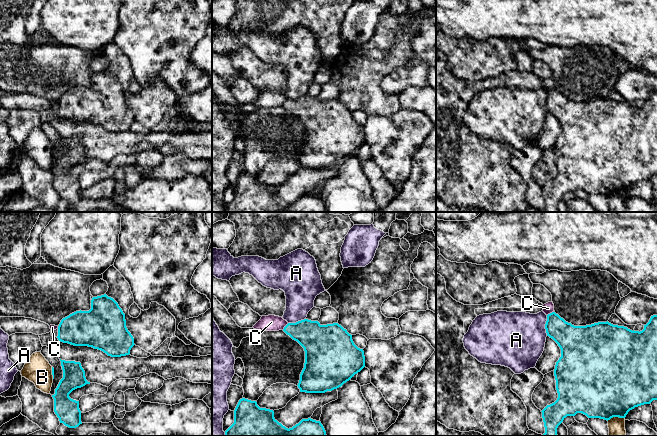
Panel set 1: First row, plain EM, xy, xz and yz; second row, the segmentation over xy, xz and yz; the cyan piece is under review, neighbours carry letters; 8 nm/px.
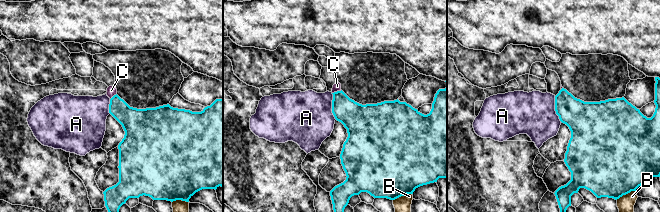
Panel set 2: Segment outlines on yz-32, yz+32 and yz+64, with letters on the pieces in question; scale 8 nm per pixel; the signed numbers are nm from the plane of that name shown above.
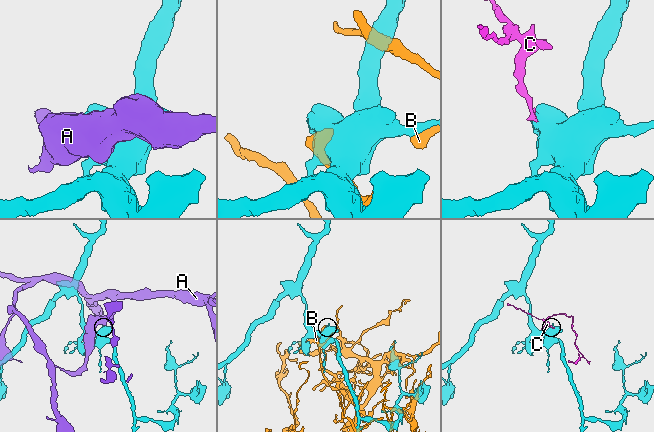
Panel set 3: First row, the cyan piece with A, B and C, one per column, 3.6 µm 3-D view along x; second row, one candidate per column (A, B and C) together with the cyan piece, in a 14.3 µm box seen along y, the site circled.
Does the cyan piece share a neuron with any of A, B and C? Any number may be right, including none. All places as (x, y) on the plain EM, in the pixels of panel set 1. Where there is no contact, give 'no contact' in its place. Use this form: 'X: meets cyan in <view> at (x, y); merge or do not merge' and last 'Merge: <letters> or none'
A: meets cyan in yz at (545, 101); do not merge
B: meets cyan in yz at (615, 192); do not merge
C: meets cyan in yz at (550, 89); do not merge
Merge: none

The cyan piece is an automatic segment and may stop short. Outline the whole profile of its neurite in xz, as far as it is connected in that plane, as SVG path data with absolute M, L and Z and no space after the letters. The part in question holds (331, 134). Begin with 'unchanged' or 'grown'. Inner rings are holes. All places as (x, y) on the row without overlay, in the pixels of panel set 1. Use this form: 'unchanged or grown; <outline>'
unchanged; M304 95L288 99L283 107L297 117L305 127L304 144L300 150L300 168L325 169L341 163L365 143L363 125L358 124L352 111L338 99L321 101L318 97Z

